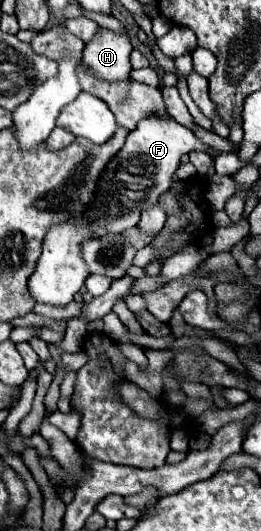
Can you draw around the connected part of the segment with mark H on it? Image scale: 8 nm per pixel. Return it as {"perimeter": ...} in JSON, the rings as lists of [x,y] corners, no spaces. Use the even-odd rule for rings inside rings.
{"perimeter":[[[99,29],[97,37],[93,37],[89,45],[85,45],[81,65],[99,81],[129,81],[131,51],[133,45],[127,35],[117,35],[109,29]]]}

